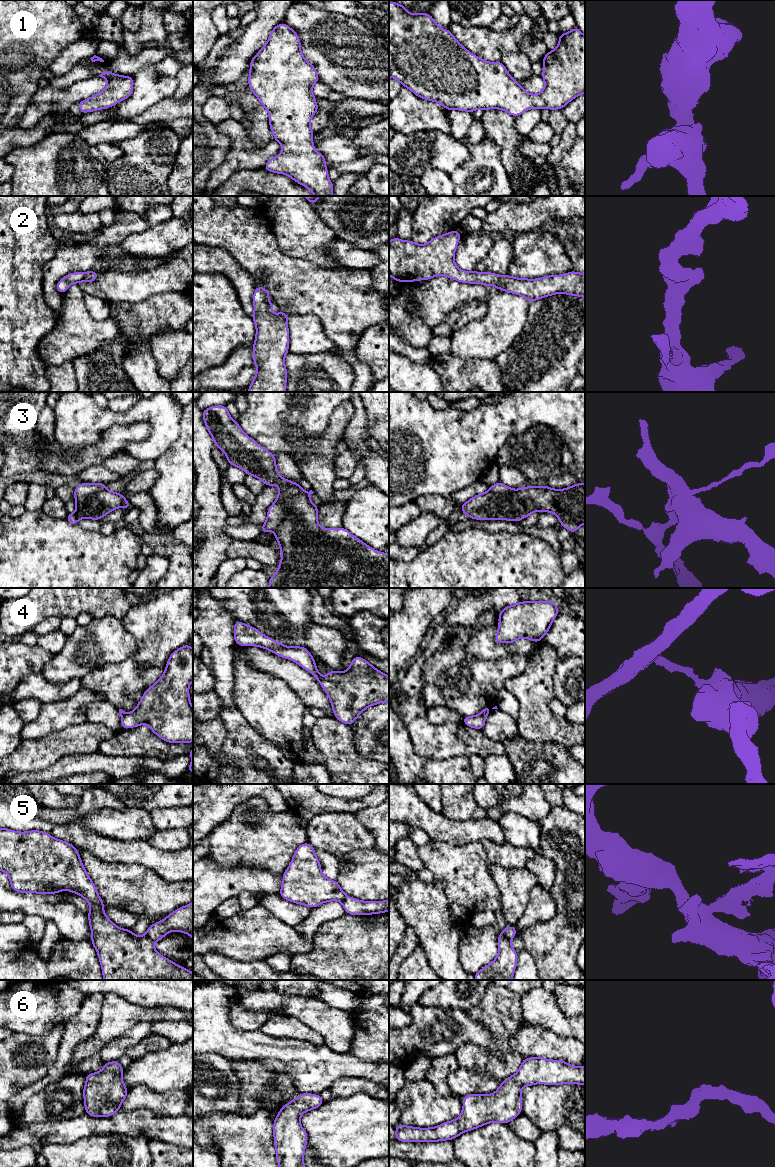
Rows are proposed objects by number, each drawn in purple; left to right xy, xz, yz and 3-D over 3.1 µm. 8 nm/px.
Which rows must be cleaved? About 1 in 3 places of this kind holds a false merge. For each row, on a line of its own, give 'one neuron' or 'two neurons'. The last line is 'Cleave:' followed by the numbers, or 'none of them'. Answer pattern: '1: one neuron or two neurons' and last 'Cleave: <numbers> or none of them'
1: one neuron
2: one neuron
3: two neurons
4: two neurons
5: two neurons
6: one neuron
Cleave: 3, 4, 5

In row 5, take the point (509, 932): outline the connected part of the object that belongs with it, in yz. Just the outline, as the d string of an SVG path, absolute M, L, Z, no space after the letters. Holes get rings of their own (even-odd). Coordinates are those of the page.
M507 926L501 933L511 941L517 933L517 928L515 926Z

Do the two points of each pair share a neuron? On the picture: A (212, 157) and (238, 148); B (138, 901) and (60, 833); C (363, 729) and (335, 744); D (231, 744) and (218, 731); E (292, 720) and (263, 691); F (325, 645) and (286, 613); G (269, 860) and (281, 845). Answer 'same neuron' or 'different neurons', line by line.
A: different neurons
B: different neurons
C: different neurons
D: different neurons
E: same neuron
F: different neurons
G: same neuron

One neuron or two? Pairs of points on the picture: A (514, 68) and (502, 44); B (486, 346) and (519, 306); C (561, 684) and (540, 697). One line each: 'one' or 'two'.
A: two
B: one
C: two

